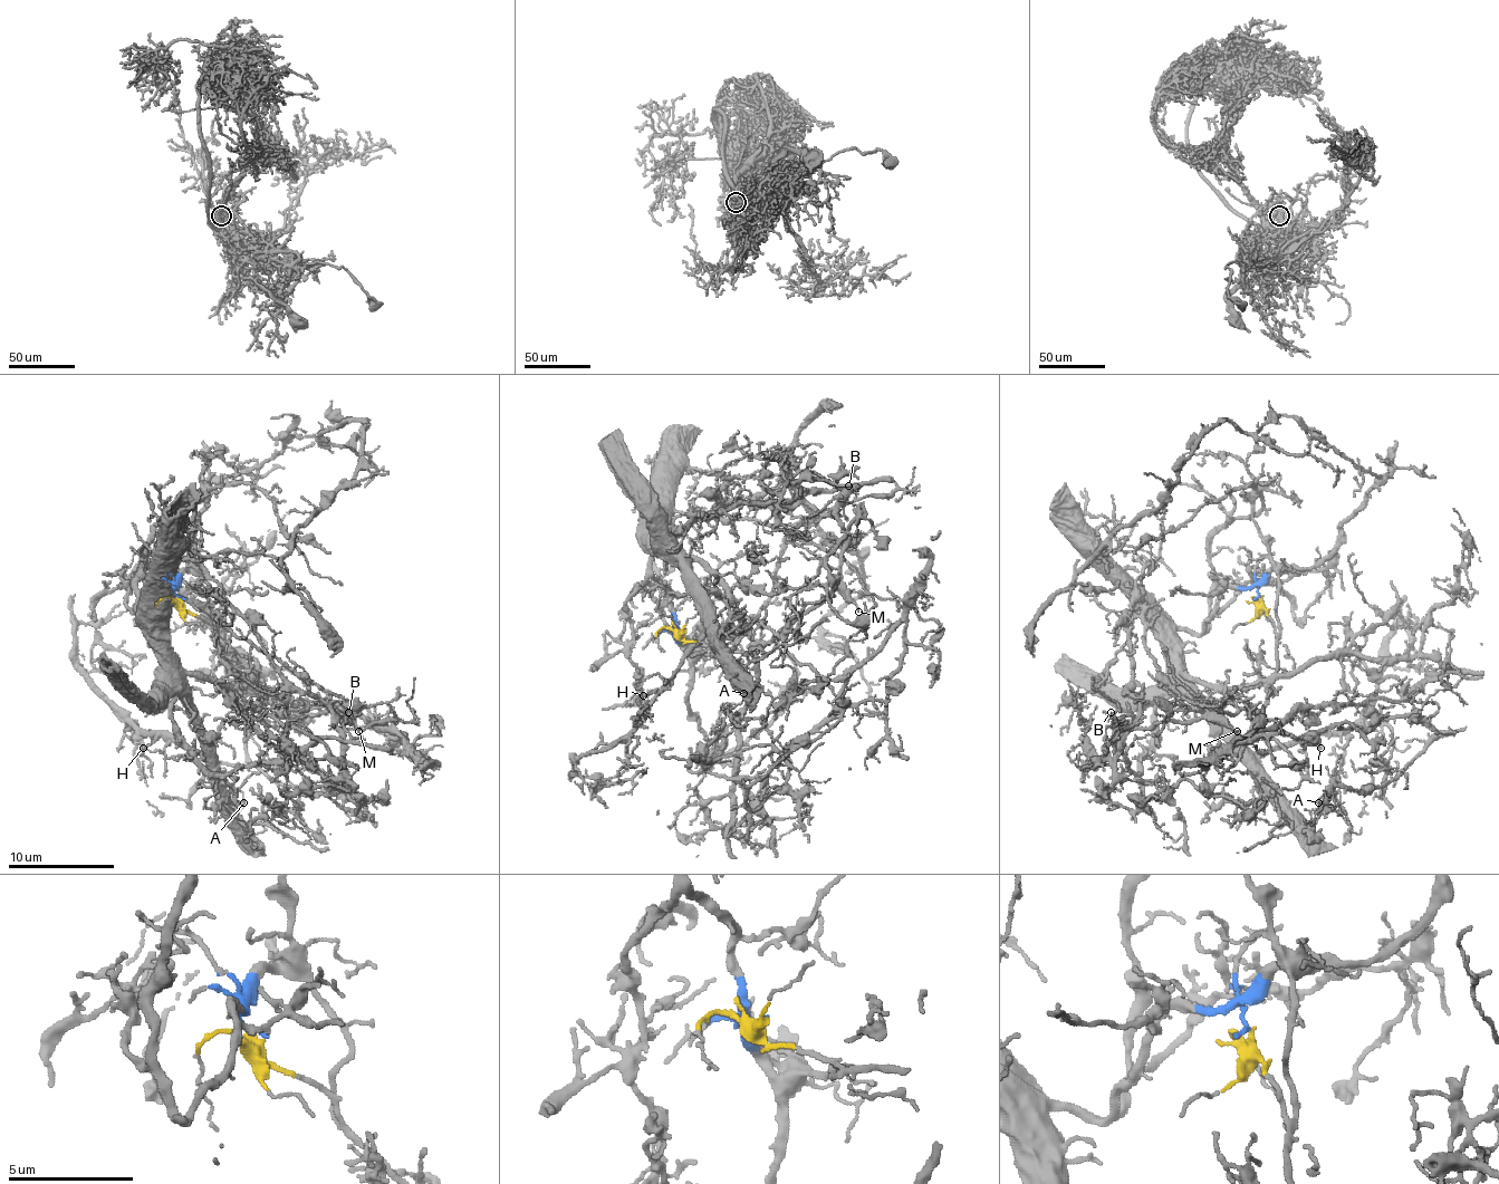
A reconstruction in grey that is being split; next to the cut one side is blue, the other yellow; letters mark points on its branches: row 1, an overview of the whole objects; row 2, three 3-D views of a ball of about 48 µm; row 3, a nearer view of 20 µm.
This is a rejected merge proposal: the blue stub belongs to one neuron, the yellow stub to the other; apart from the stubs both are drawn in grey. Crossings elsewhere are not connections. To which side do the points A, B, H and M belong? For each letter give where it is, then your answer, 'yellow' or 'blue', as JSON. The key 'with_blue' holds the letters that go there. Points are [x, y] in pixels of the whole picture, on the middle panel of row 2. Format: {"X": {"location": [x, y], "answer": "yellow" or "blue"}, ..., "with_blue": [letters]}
{"A": {"location": [743, 693], "answer": "blue"}, "B": {"location": [848, 485], "answer": "yellow"}, "H": {"location": [643, 695], "answer": "blue"}, "M": {"location": [858, 612], "answer": "yellow"}, "with_blue": ["A", "H"]}

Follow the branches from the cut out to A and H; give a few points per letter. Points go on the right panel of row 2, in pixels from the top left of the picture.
A: (1260, 597), (1228, 587), (1199, 635), (1178, 629), (1180, 676), (1336, 846), (1345, 809), (1334, 791), (1318, 801)
H: (1260, 597), (1255, 587), (1228, 587), (1199, 635), (1178, 629), (1180, 676), (1257, 753), (1313, 738), (1320, 749)

